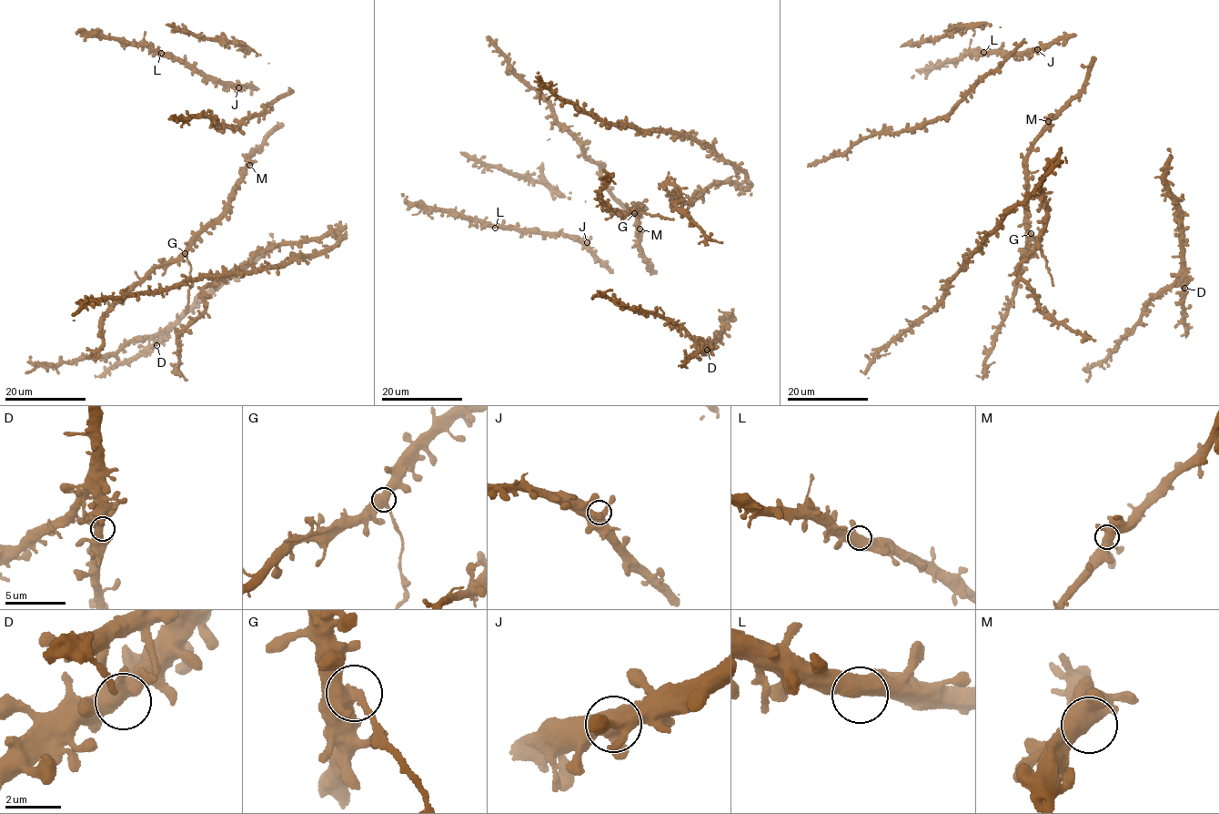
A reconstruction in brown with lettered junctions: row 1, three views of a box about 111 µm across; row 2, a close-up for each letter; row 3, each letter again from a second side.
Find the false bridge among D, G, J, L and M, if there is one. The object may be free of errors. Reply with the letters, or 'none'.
G

